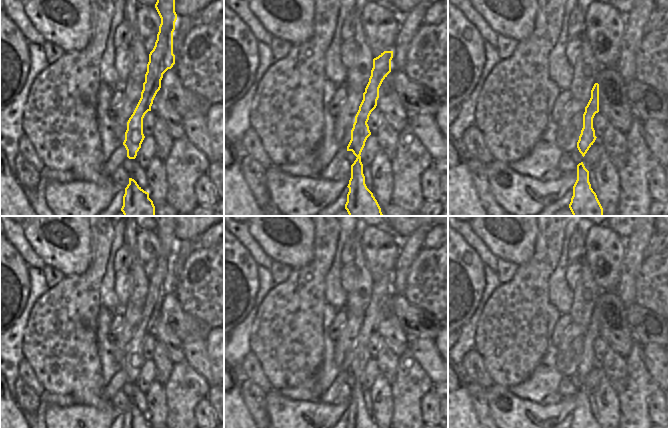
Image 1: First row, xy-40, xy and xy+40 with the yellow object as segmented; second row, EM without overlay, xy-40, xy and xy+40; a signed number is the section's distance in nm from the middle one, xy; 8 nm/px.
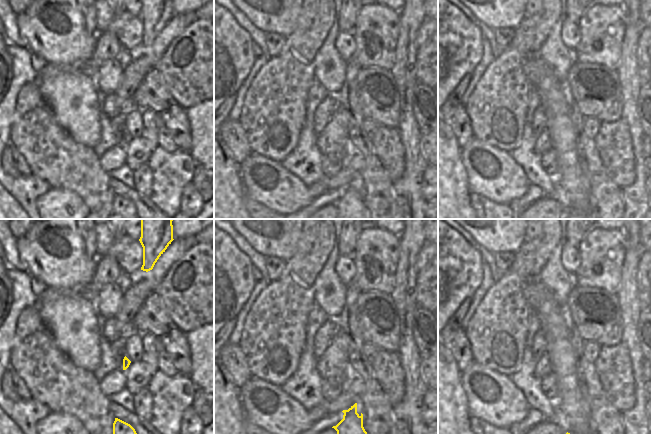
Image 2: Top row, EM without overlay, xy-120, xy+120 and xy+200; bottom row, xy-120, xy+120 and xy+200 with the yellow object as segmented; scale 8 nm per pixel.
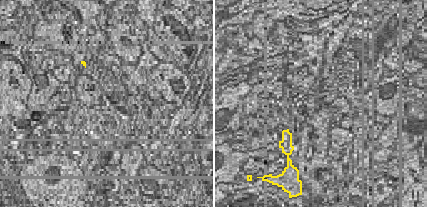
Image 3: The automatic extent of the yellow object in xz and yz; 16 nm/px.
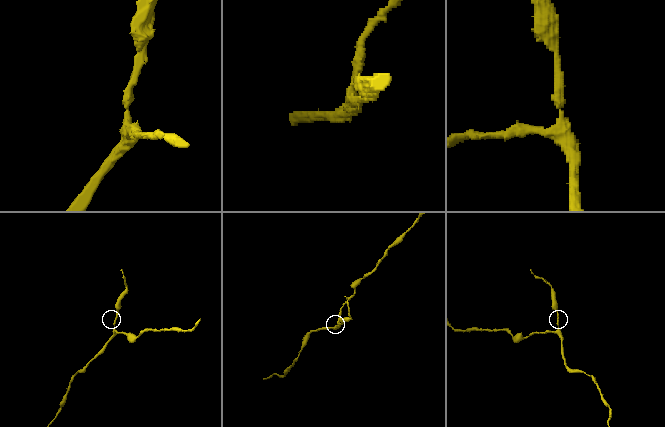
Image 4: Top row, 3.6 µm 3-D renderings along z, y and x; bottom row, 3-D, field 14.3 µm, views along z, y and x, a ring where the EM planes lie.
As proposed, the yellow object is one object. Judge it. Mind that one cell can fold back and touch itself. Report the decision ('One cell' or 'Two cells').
One cell.

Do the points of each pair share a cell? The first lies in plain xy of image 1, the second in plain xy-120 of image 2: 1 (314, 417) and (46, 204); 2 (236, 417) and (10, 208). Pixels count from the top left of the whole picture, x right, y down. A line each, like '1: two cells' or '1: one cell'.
1: one cell
2: one cell

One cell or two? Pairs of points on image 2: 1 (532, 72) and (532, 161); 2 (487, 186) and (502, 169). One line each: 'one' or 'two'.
1: two
2: one

